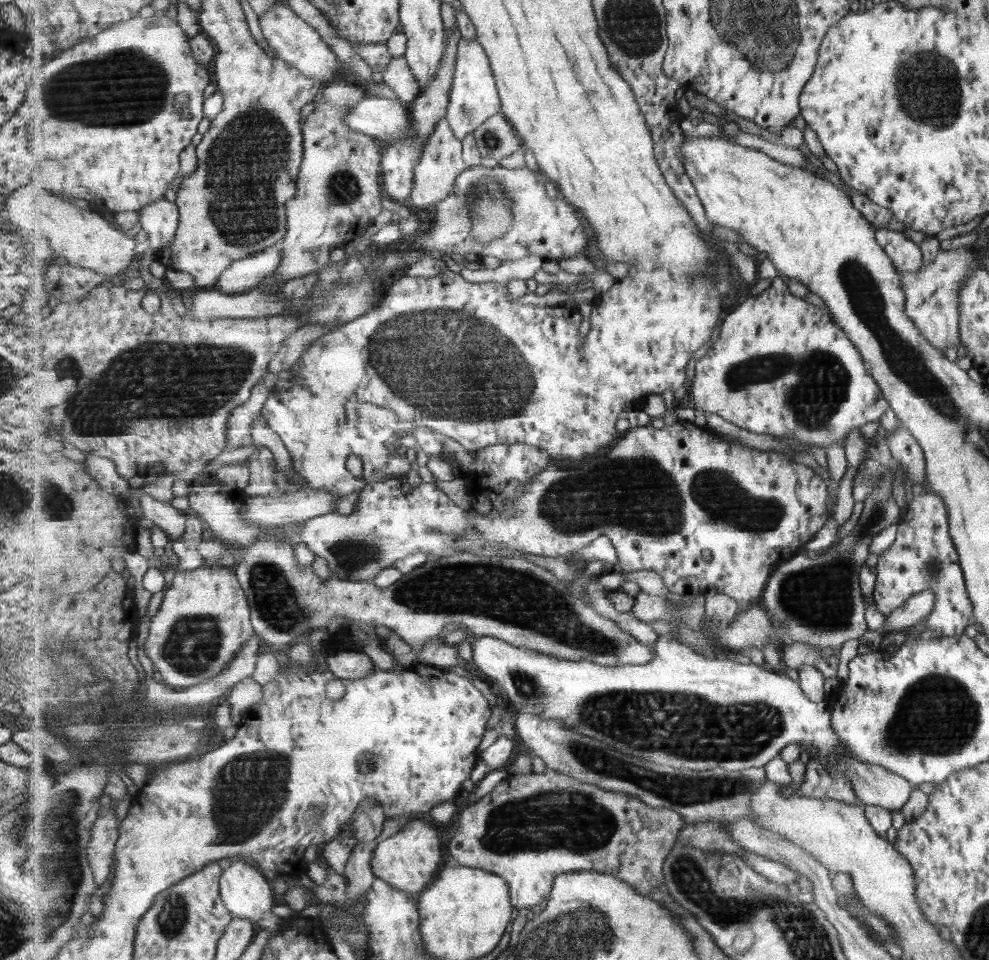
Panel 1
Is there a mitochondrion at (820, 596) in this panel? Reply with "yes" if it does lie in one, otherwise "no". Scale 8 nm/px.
yes

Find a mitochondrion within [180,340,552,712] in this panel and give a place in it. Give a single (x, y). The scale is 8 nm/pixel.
(280, 607)

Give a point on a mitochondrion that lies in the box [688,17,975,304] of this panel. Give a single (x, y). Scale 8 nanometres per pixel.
(928, 89)

